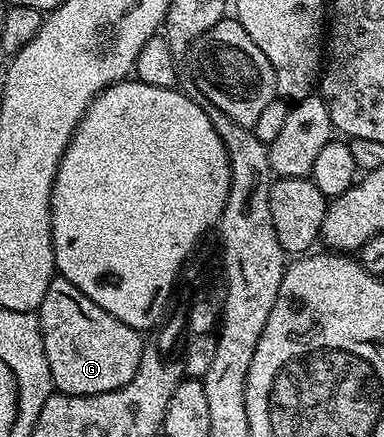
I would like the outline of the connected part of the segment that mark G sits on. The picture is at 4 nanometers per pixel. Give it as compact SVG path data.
M55 276L48 283L48 291L44 291L44 299L37 309L38 326L42 332L44 355L48 359L50 374L54 380L54 389L68 395L104 395L108 391L116 391L124 387L136 375L136 367L140 367L140 355L144 344L143 334L139 330L128 327L128 323L120 323L104 307L92 303L80 287L72 287L68 279Z

